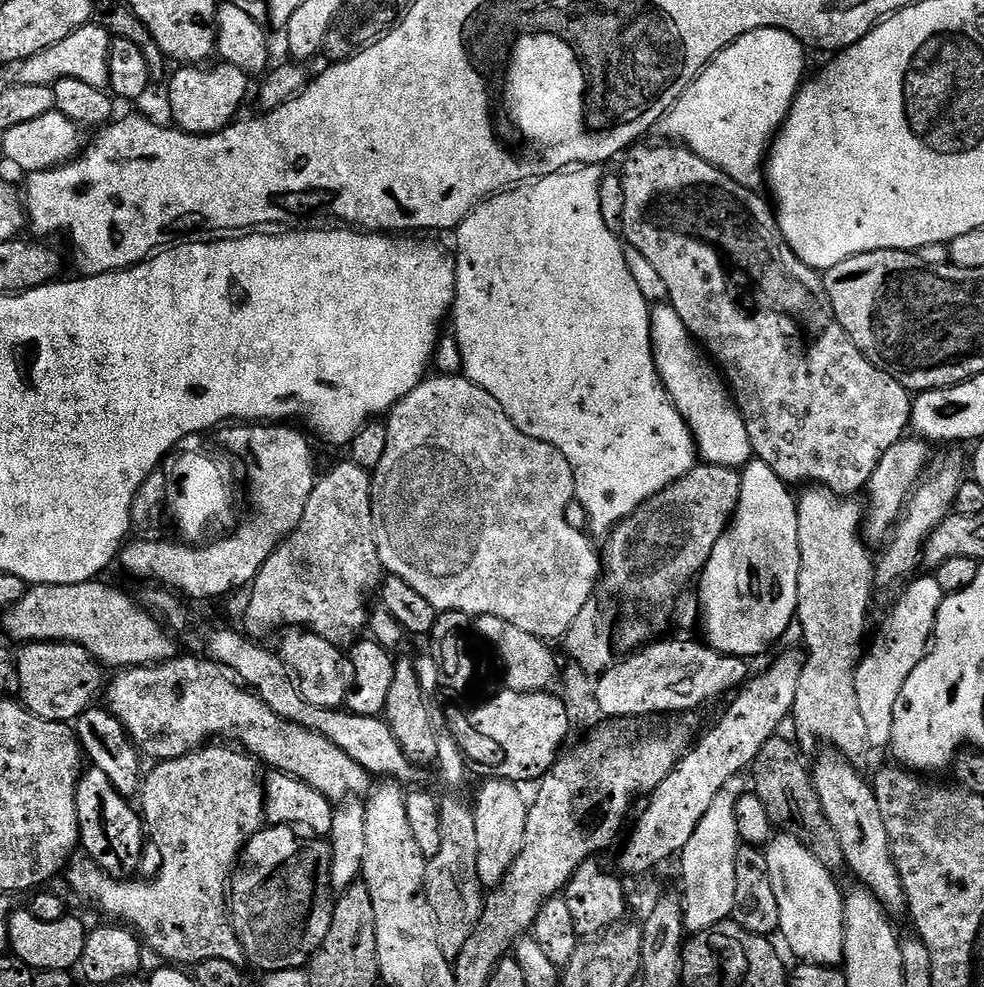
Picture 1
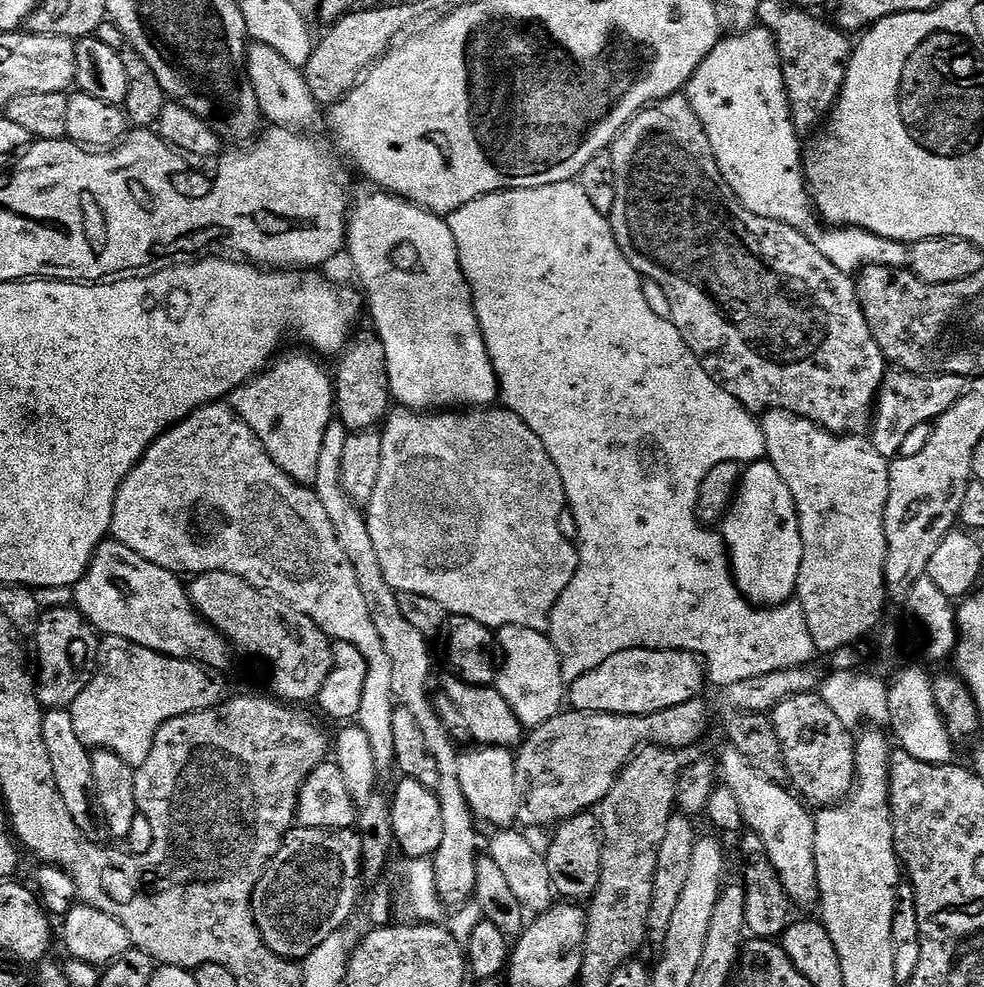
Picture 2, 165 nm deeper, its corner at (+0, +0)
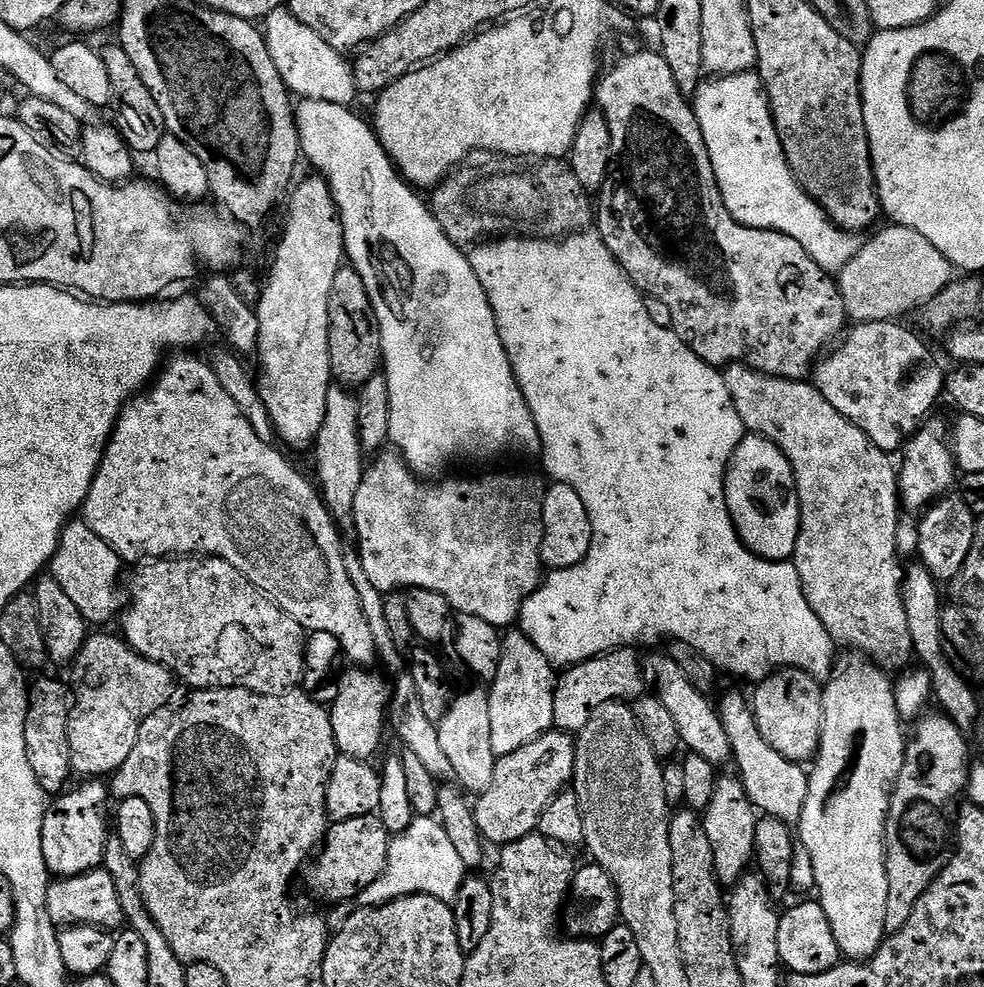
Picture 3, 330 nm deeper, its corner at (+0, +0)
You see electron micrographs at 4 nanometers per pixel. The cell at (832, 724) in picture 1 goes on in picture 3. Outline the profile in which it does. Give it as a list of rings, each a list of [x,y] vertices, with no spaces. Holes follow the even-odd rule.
[[[729,364],[727,368],[723,369],[723,374],[726,386],[730,390],[730,398],[738,410],[738,418],[742,418],[745,429],[751,435],[761,436],[774,442],[774,446],[778,446],[778,450],[782,450],[782,454],[786,454],[786,458],[794,470],[798,502],[800,503],[800,533],[798,534],[794,563],[798,570],[798,578],[802,578],[802,590],[806,594],[806,602],[810,602],[810,610],[814,610],[814,614],[818,614],[822,626],[826,626],[830,638],[837,645],[892,644],[894,655],[911,657],[913,655],[912,639],[910,638],[910,622],[906,622],[902,561],[899,554],[896,553],[895,546],[895,535],[899,518],[902,515],[902,505],[900,503],[898,468],[894,460],[892,464],[893,457],[889,453],[883,452],[878,446],[874,446],[874,442],[870,442],[870,438],[866,438],[866,434],[862,434],[862,430],[858,430],[858,426],[854,426],[845,416],[838,414],[838,410],[834,410],[834,406],[830,406],[830,402],[826,398],[822,398],[815,383],[767,376],[761,372],[755,372],[753,368],[748,368],[744,364]]]

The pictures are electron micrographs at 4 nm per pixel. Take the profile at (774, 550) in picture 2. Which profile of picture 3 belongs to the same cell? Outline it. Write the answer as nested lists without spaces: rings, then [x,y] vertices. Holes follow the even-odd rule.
[[[745,435],[728,463],[724,489],[730,518],[747,548],[767,560],[791,561],[798,546],[800,503],[794,470],[786,454],[766,438]]]

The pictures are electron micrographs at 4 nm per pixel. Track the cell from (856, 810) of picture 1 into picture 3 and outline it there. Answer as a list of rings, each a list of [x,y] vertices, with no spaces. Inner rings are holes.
[[[781,670],[759,681],[755,685],[756,693],[750,696],[752,714],[758,730],[766,740],[790,763],[807,765],[820,748],[822,730],[822,692],[817,681],[801,673]]]

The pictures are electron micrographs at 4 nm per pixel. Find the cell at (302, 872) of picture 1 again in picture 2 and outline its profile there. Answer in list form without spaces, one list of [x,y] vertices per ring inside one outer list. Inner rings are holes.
[[[293,826],[286,834],[278,854],[268,863],[268,869],[262,874],[258,886],[252,895],[252,913],[254,922],[270,950],[287,960],[303,961],[330,934],[345,927],[360,900],[362,887],[362,842],[355,831],[345,830],[331,832],[317,828],[301,828]]]

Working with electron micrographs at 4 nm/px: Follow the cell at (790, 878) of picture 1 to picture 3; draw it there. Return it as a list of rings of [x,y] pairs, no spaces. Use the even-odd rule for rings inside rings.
[[[652,654],[641,661],[641,668],[647,687],[660,699],[662,706],[670,710],[670,715],[678,726],[680,743],[693,756],[706,758],[706,762],[723,766],[724,763],[731,761],[732,750],[730,741],[723,730],[720,721],[720,714],[717,707],[708,701],[709,697],[693,687],[682,674],[681,668],[671,658],[671,655]]]

